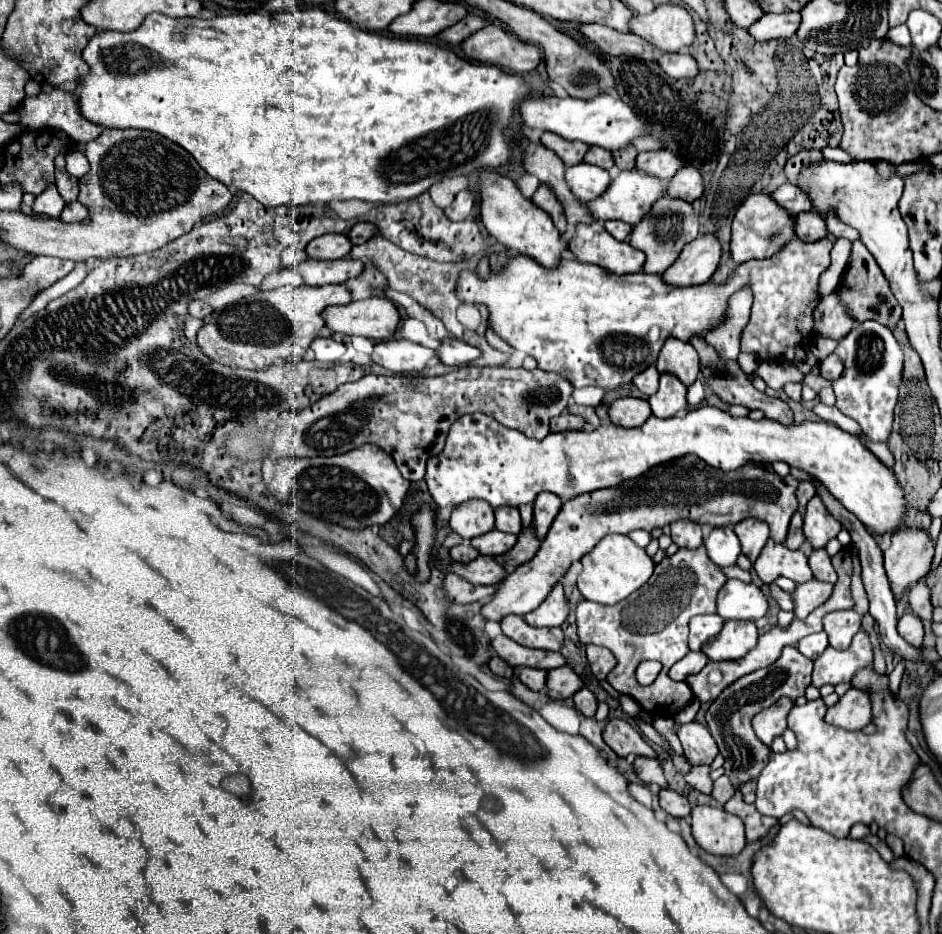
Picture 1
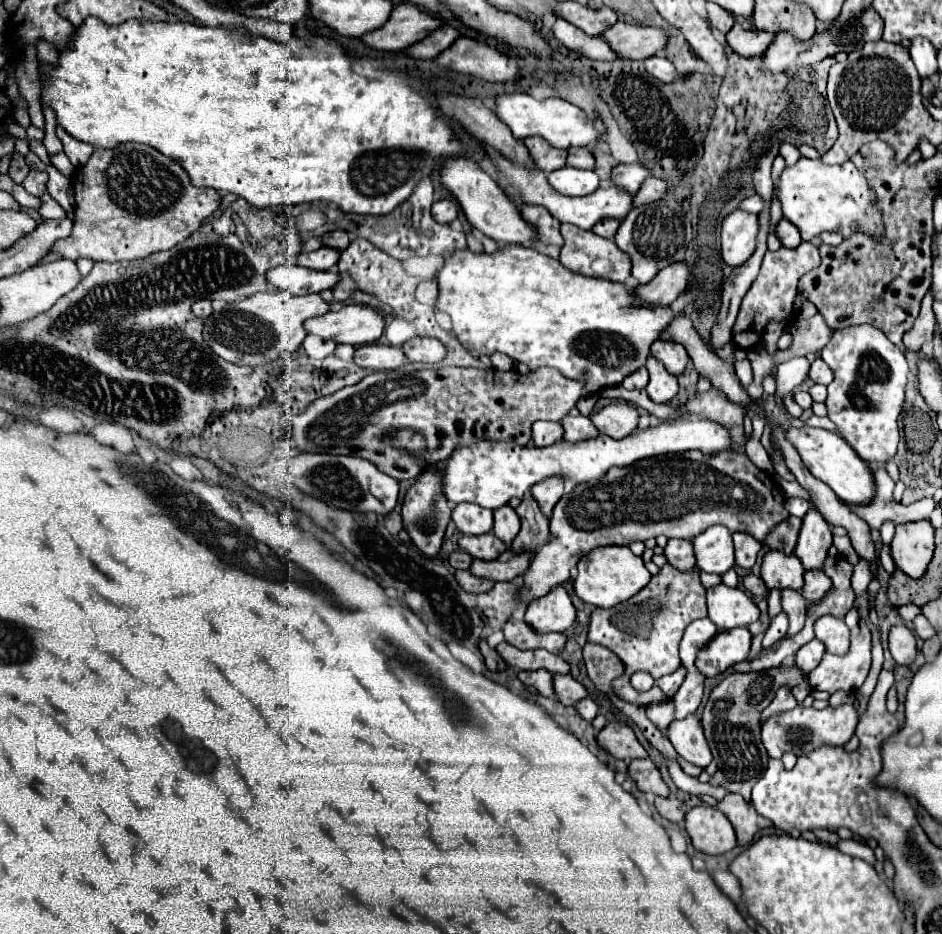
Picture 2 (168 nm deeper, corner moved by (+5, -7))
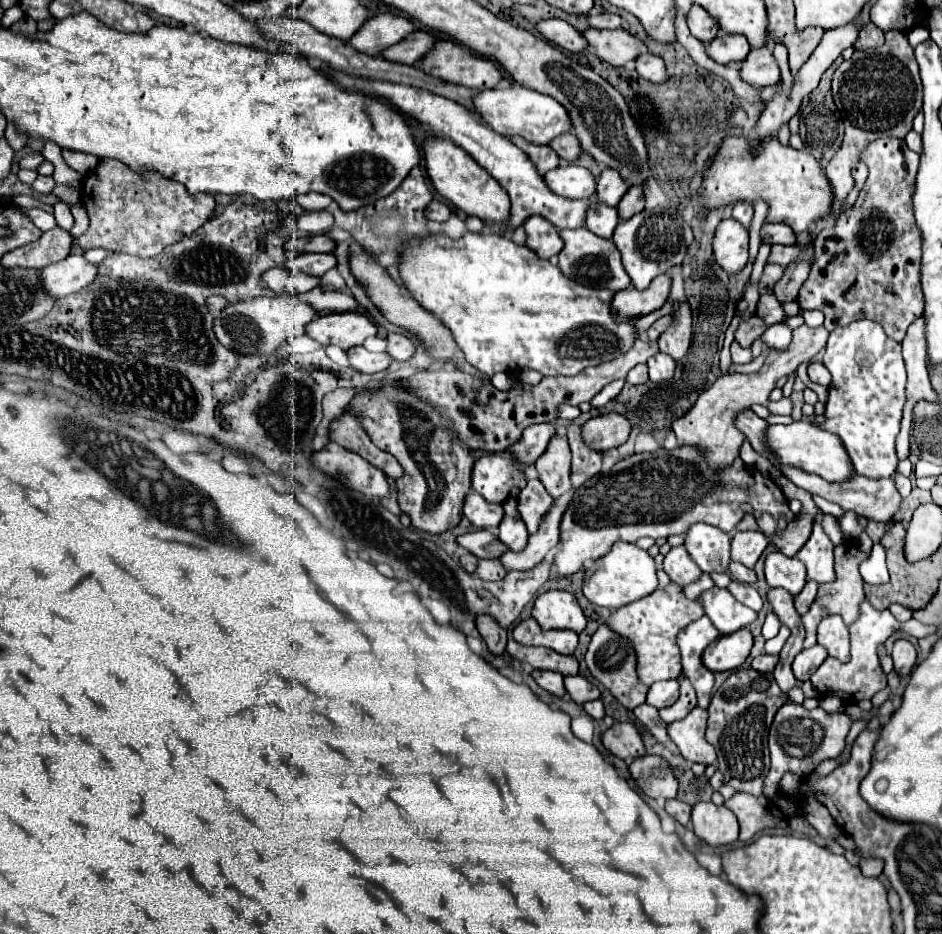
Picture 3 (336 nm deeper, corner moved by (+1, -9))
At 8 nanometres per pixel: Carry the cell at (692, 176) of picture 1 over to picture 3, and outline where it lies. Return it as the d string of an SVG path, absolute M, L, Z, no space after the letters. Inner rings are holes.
M633 185L629 189L629 193L625 193L621 203L617 205L617 211L621 213L621 219L631 219L635 213L641 213L643 209L645 209L643 185Z

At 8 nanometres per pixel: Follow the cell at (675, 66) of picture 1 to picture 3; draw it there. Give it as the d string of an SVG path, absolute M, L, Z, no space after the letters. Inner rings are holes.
M643 53L635 61L635 69L641 77L649 79L651 83L665 83L669 79L667 69L665 69L665 61L653 53Z

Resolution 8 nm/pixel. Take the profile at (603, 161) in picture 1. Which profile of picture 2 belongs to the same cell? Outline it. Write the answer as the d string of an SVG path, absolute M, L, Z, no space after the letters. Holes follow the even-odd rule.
M571 147L567 153L567 167L577 167L577 169L593 169L595 159L589 149L585 147Z

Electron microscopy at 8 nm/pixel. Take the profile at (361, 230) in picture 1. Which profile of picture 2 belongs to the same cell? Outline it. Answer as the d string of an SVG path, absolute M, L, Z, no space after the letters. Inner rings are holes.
M329 231L329 233L323 233L323 235L319 235L319 241L325 247L333 247L333 249L339 249L339 251L343 251L345 247L349 247L349 235L345 231Z

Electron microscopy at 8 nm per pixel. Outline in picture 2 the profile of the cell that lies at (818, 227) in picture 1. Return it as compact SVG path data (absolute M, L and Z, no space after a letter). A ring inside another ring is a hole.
M781 219L775 227L775 235L779 237L781 245L785 247L797 247L801 243L801 235L799 229L793 223L787 223L787 219Z

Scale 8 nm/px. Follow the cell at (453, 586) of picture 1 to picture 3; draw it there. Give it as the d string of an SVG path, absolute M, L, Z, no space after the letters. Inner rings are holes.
M481 559L477 565L477 571L475 571L475 575L483 581L501 581L505 577L505 573L507 571L503 569L503 565L499 565L497 559L489 559L489 561Z

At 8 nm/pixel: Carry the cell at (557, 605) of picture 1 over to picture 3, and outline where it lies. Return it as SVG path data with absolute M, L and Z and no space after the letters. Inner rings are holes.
M547 591L535 599L533 619L541 629L571 629L581 633L587 625L577 599L567 591Z

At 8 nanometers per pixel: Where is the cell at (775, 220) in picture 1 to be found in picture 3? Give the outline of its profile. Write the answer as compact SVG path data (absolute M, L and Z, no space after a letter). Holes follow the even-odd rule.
M725 219L719 223L713 239L713 255L715 261L729 273L737 273L747 263L749 251L749 233L747 229L735 221Z

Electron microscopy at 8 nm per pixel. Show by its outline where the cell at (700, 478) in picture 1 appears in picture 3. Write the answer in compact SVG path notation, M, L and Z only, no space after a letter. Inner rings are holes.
M683 445L673 451L657 449L655 453L635 453L615 463L609 473L597 473L585 485L575 489L573 501L569 503L561 519L561 549L555 555L557 575L569 577L577 573L587 559L599 559L609 553L609 549L613 547L613 543L619 541L619 537L621 541L635 543L639 537L661 539L669 535L685 535L695 523L709 523L725 533L731 533L747 513L751 513L757 519L761 531L771 537L775 531L783 529L793 519L783 491L773 483L771 477L761 475L757 467L749 467L741 459L735 459L735 463L729 467L713 469L701 453L703 451L699 447L695 449L689 445Z

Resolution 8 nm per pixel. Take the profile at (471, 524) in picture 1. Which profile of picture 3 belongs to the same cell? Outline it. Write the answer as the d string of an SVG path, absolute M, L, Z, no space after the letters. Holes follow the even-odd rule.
M469 493L463 507L465 517L471 521L477 529L489 529L497 527L503 519L503 507L501 505L489 505L481 495Z

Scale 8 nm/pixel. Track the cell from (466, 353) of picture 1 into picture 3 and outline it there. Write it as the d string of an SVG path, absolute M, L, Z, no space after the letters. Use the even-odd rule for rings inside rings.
M391 333L387 337L389 341L389 347L387 347L387 353L397 359L397 361L407 361L415 355L415 349L417 349L417 343L413 343L407 335L401 335L401 333Z

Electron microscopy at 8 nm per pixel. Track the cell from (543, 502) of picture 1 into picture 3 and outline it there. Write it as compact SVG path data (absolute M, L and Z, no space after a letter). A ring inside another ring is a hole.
M555 435L543 457L535 461L539 481L553 499L561 497L571 489L569 465L571 465L571 453L565 435Z

